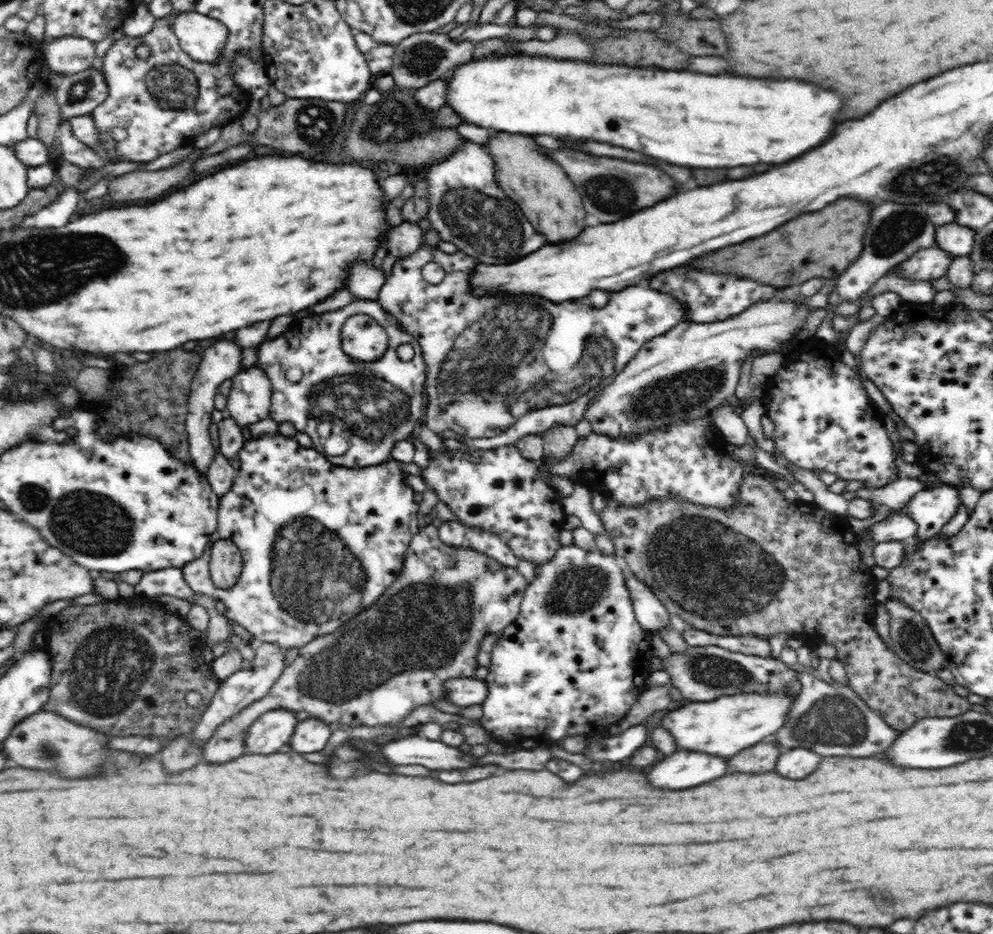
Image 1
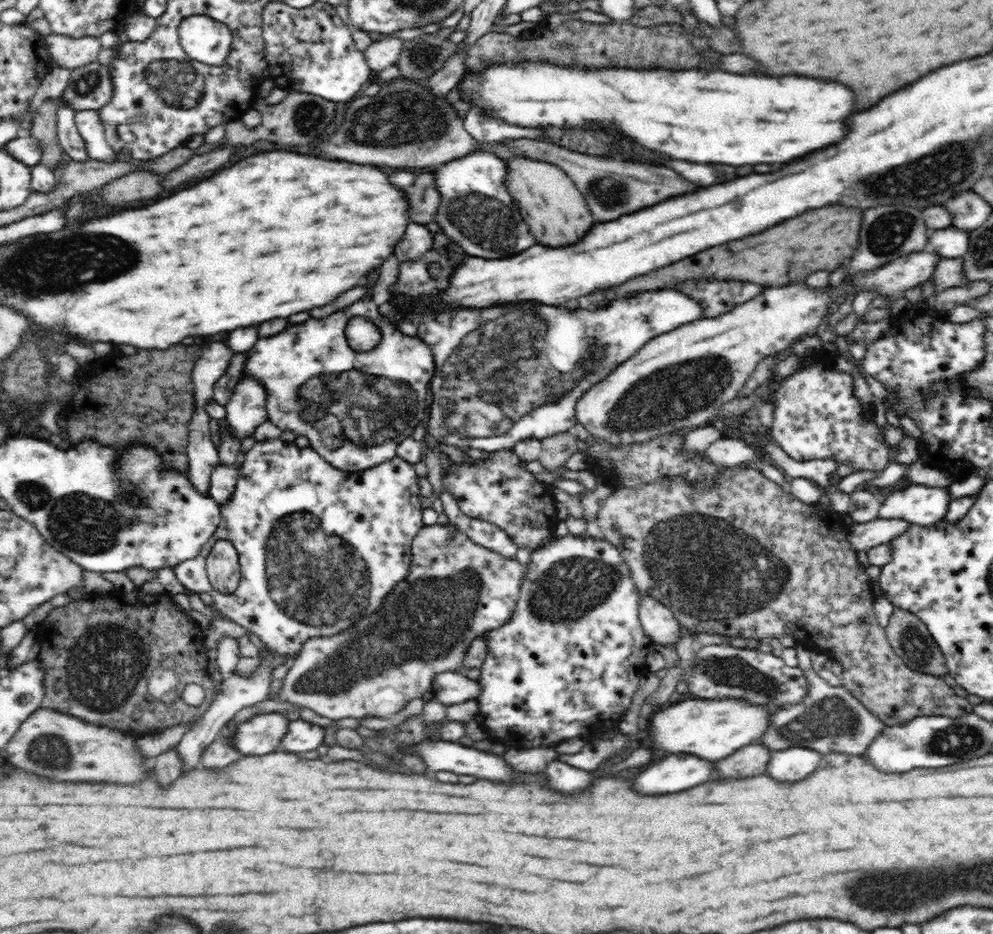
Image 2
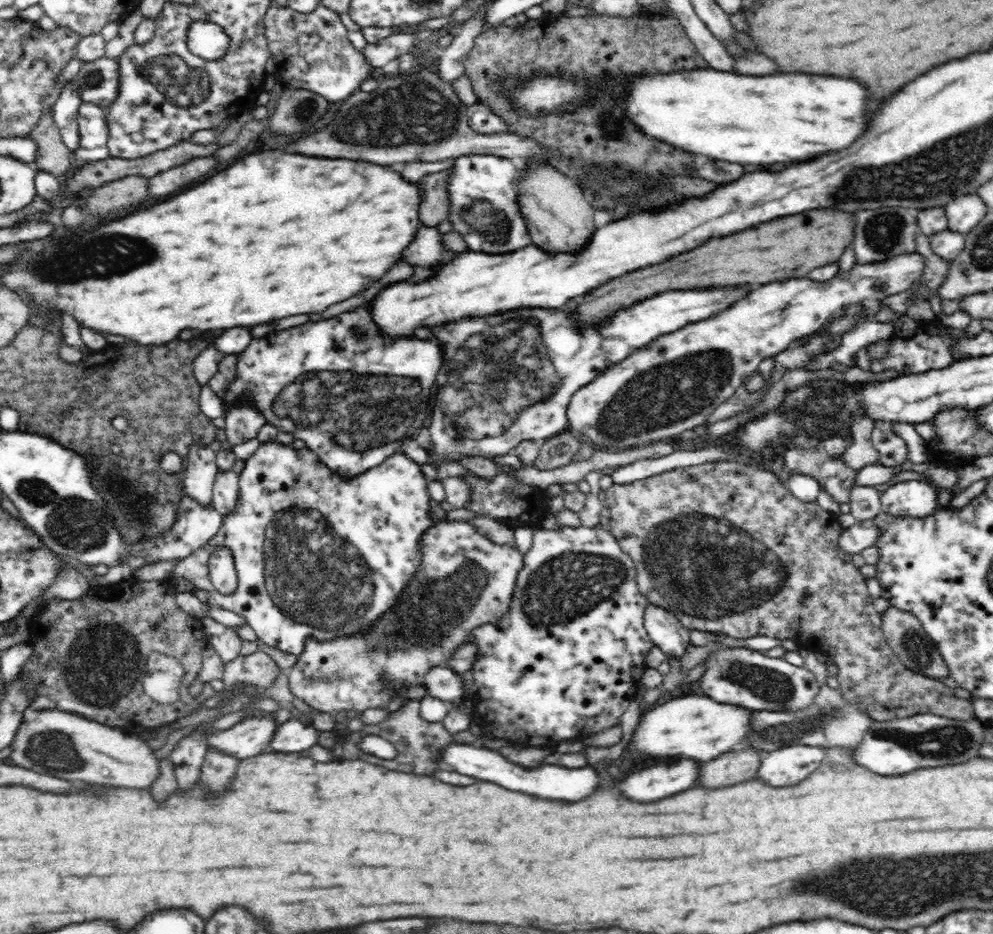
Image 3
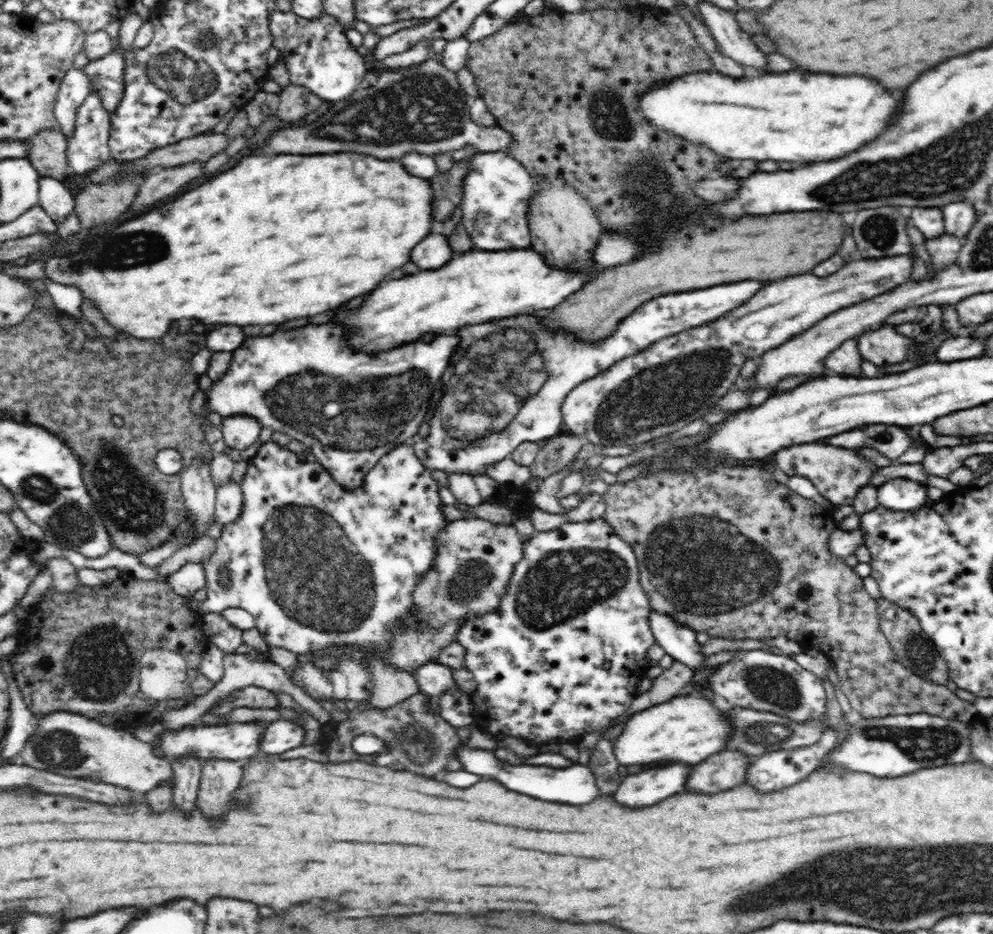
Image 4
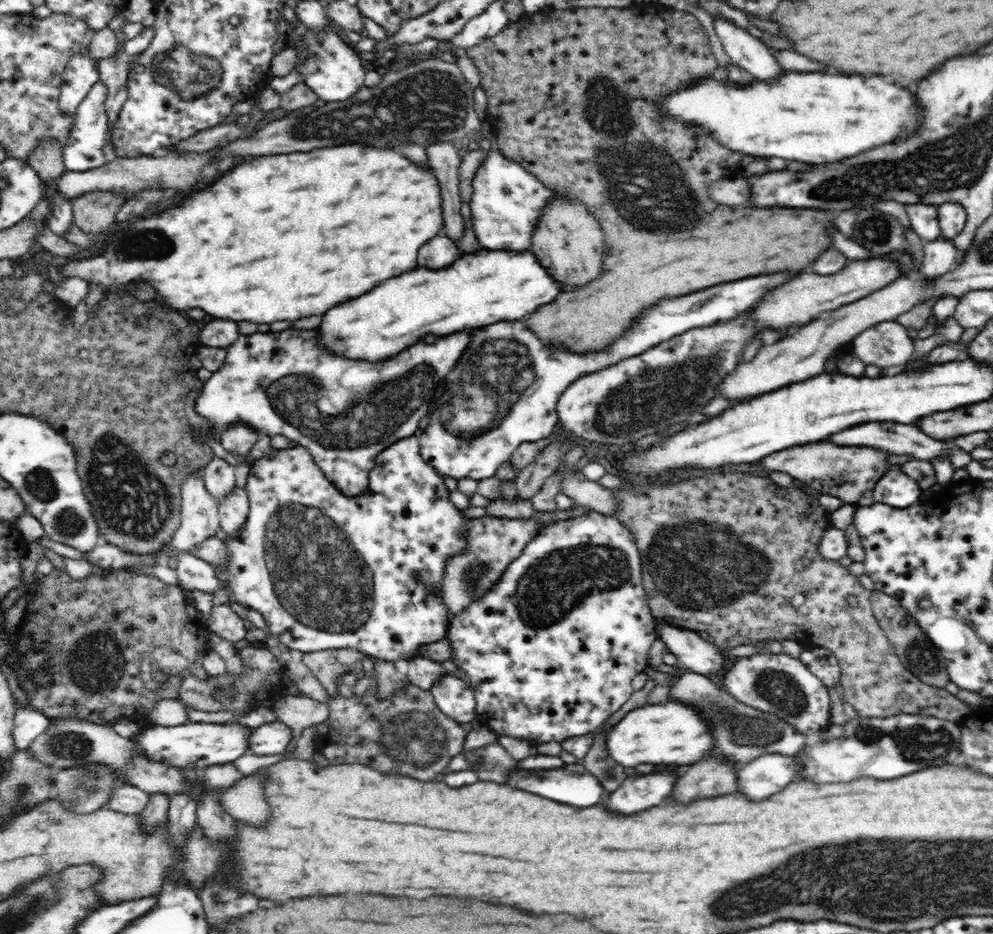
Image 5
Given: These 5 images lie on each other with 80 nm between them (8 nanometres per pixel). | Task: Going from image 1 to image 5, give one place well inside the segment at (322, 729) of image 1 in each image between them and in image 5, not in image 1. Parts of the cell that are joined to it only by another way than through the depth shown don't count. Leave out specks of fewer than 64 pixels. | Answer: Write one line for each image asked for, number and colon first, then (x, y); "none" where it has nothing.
2: (302, 737)
3: (293, 736)
4: (281, 735)
5: (273, 738)

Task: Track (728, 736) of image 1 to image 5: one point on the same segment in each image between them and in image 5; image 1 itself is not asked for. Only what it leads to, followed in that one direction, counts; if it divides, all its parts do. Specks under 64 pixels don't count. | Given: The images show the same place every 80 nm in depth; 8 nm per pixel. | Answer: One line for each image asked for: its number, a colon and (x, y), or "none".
2: (711, 729)
3: (692, 726)
4: (689, 728)
5: (666, 733)

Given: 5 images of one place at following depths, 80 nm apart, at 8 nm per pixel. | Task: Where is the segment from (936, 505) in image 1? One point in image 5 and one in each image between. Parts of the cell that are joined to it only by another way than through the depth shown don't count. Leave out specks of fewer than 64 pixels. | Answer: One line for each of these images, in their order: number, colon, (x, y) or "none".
2: (922, 505)
3: (914, 498)
4: (904, 494)
5: (895, 488)

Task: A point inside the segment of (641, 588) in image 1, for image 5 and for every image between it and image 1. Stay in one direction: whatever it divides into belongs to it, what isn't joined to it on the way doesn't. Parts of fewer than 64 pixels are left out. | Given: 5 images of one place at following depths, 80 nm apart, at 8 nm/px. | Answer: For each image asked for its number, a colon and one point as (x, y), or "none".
2: (661, 626)
3: (667, 633)
4: (680, 642)
5: (694, 653)

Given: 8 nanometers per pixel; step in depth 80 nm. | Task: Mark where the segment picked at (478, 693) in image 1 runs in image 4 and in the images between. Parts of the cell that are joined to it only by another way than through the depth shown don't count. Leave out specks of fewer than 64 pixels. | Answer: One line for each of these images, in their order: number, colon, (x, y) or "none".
2: (450, 688)
3: (441, 682)
4: (434, 678)

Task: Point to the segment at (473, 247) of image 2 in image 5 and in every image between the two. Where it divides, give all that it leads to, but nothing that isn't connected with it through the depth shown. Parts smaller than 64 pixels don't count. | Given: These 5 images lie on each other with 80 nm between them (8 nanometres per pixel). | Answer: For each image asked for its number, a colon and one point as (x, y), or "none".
3: (483, 188)
4: (496, 192)
5: (506, 203)

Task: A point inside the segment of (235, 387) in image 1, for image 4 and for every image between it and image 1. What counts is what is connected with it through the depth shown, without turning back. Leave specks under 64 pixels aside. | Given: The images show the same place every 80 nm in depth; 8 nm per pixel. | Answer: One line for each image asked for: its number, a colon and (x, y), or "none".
2: (245, 411)
3: (242, 423)
4: (239, 431)

